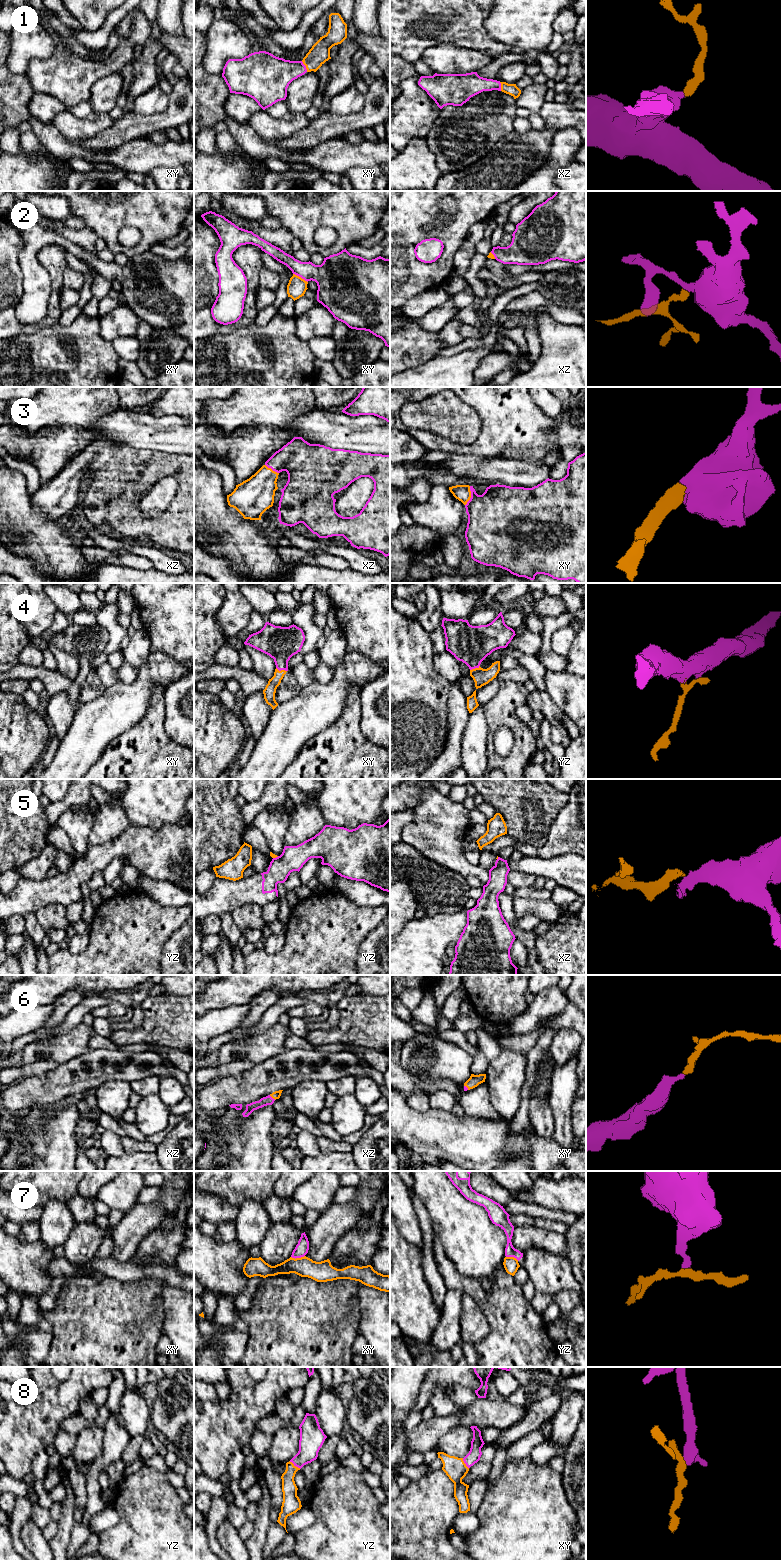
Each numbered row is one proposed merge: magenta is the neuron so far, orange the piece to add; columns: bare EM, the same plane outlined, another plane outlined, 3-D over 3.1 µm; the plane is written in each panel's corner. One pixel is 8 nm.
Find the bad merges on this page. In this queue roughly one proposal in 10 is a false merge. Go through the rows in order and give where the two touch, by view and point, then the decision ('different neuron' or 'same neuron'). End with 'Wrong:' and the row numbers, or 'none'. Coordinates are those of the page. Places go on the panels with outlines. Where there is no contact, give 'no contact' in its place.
1: xy (305, 66) | same neuron
2: xy (300, 276) | same neuron
3: xy (471, 496) | same neuron
4: xy (281, 669) | same neuron
5: yz (276, 857) | different neuron
6: xz (271, 1097) | same neuron
7: xy (297, 1257) | different neuron
8: yz (295, 1465) | same neuron
Wrong: 5, 7

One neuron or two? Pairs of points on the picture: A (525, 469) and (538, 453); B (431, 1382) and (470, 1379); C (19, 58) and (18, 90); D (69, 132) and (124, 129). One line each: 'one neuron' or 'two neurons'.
A: two neurons
B: one neuron
C: two neurons
D: two neurons

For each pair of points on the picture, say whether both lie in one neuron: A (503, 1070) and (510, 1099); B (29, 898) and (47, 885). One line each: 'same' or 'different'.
A: same
B: same

